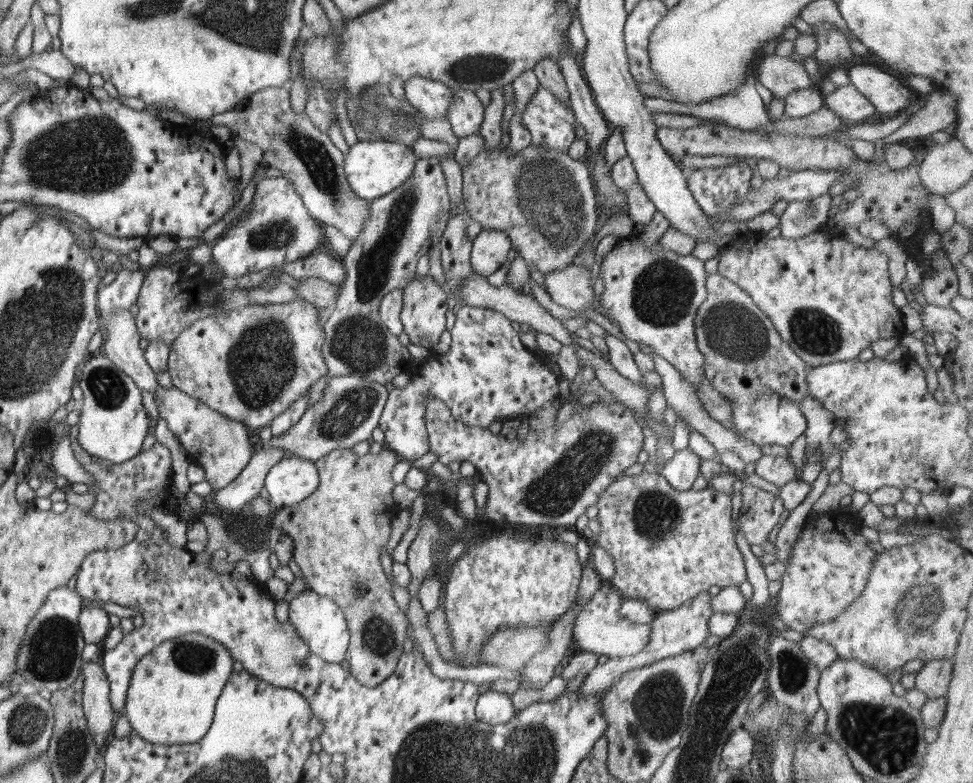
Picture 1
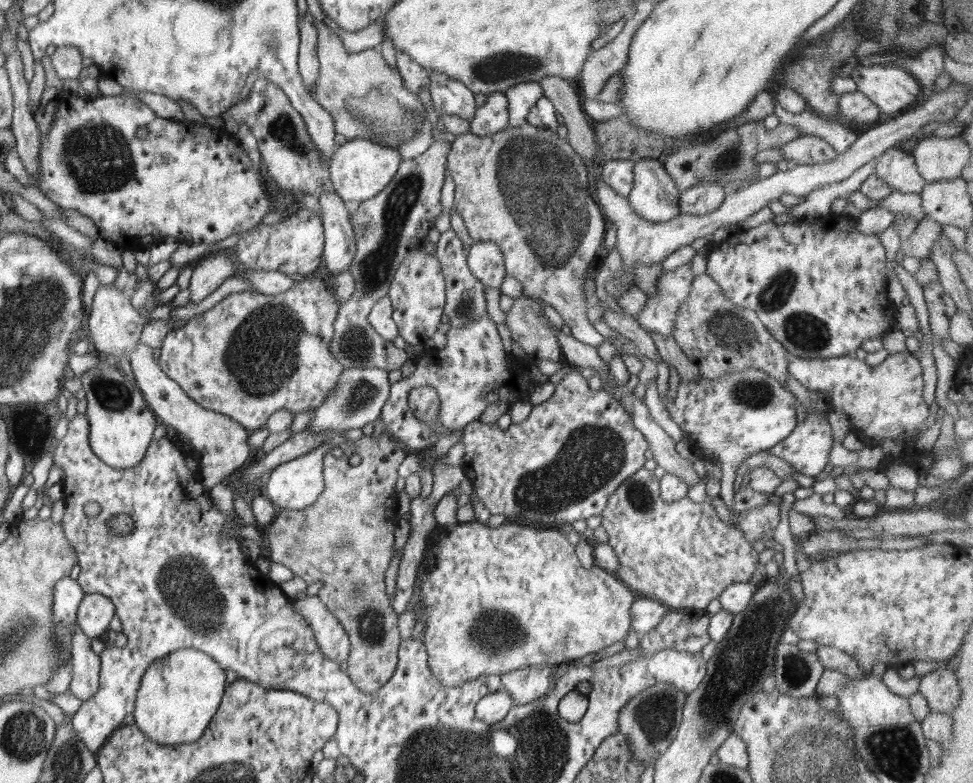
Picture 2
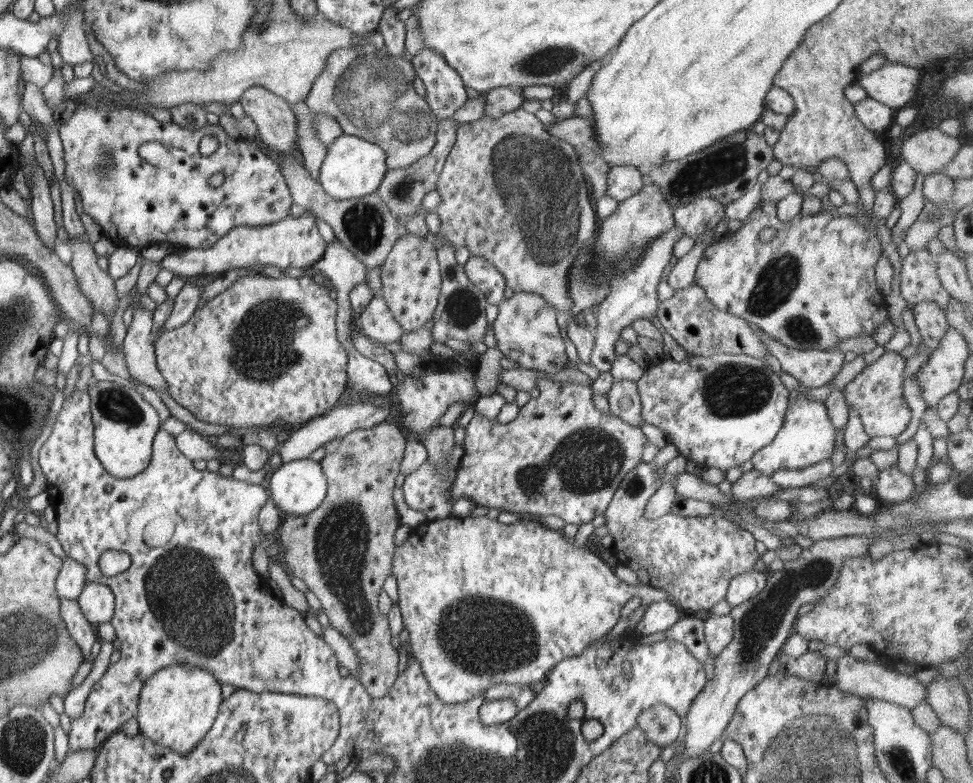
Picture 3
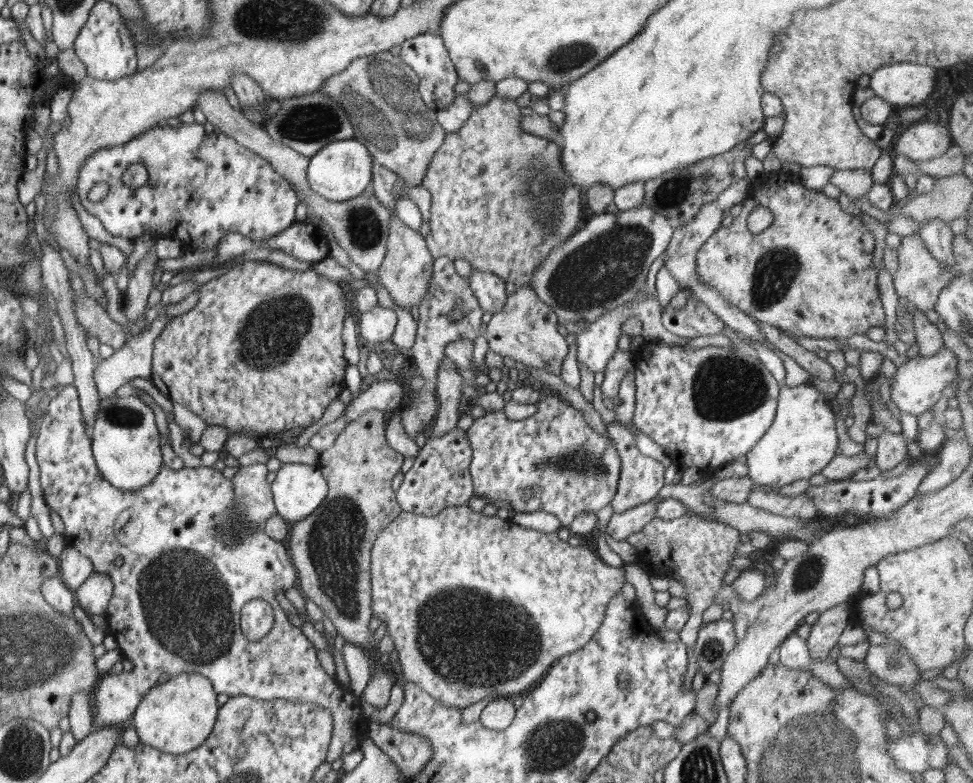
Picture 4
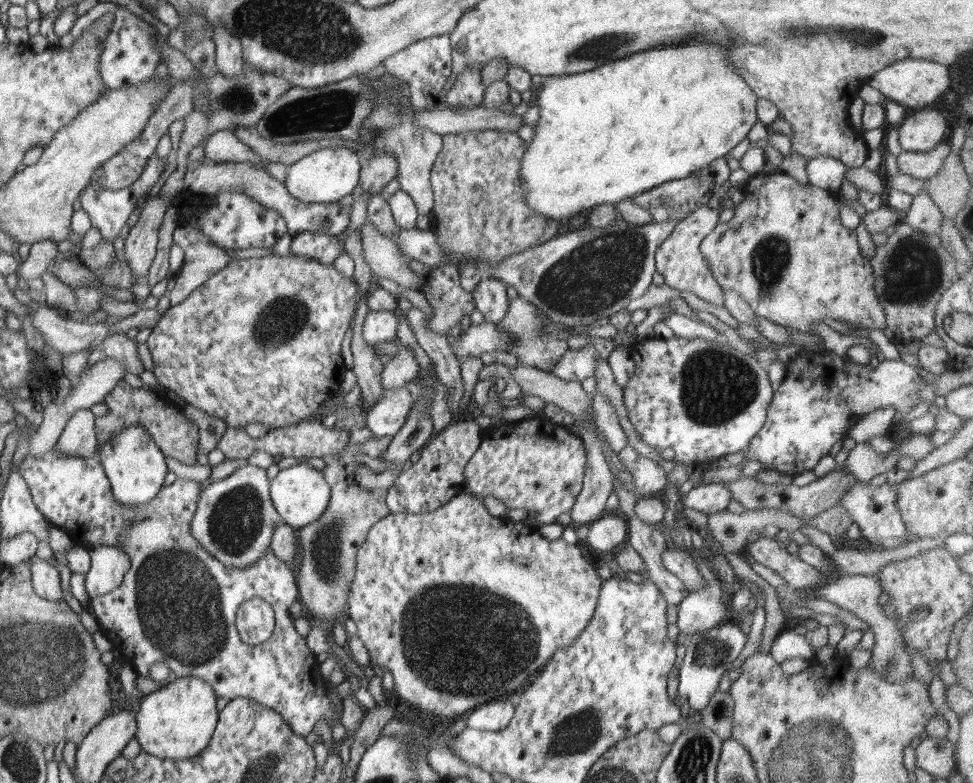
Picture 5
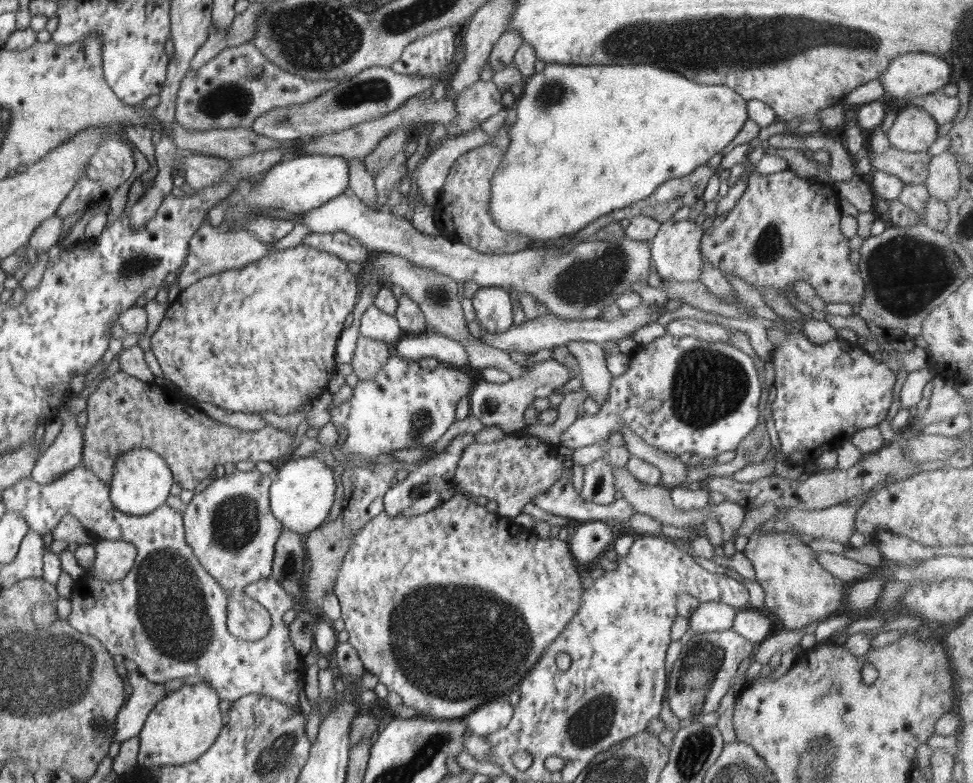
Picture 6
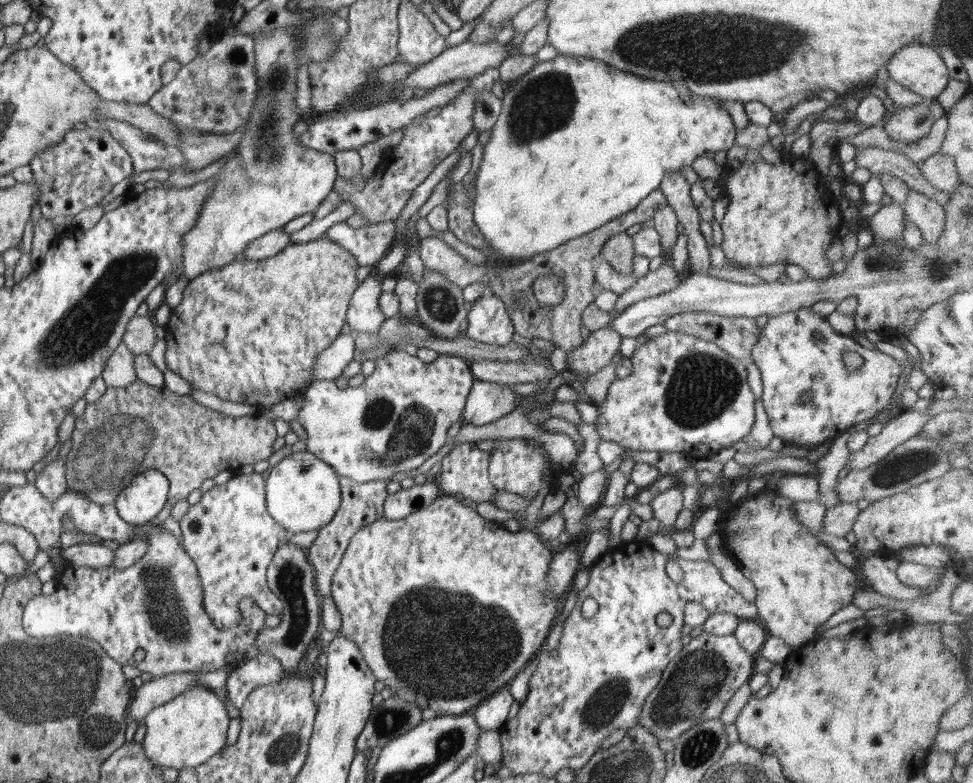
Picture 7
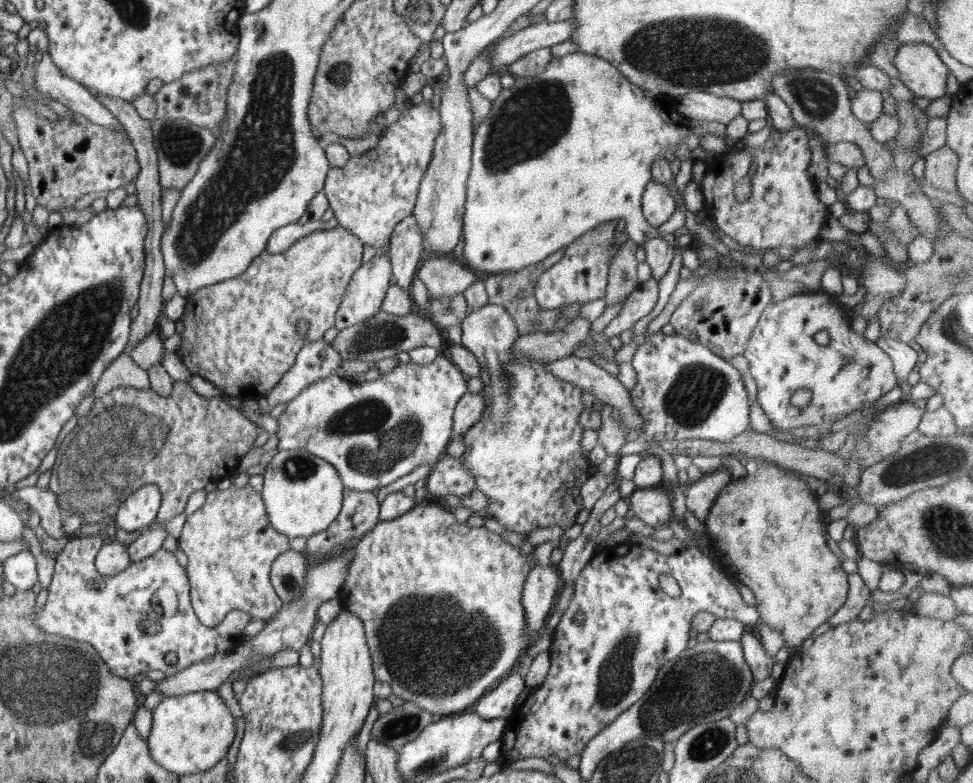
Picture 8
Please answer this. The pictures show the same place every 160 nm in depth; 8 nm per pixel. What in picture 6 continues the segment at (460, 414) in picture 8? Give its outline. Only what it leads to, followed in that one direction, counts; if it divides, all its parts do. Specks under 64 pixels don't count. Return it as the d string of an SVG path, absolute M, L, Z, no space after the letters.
M549 359L528 368L528 373L522 379L510 379L503 384L482 380L468 397L470 416L478 418L484 425L499 425L506 433L519 432L526 426L524 413L532 406L532 402L536 398L548 397L554 389L562 389L572 376L568 366Z

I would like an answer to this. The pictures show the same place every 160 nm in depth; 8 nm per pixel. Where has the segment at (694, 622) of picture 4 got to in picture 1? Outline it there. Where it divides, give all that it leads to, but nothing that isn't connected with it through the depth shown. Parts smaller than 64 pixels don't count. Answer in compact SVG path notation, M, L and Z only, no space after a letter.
M642 472L637 476L624 476L614 481L599 497L597 502L597 519L600 522L600 533L594 537L599 541L599 546L613 558L615 573L610 584L618 590L625 599L639 599L648 601L648 606L656 611L668 611L684 606L686 601L695 597L699 592L708 591L712 586L720 586L721 589L729 586L739 586L747 580L744 555L740 552L734 534L732 532L732 501L730 495L708 486L703 490L688 489L676 490L664 479L664 476Z

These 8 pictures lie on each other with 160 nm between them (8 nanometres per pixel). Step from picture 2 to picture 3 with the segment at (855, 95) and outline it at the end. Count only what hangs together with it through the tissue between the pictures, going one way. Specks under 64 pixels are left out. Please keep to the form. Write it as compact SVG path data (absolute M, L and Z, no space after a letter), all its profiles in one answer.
M870 97L854 103L853 109L860 122L872 133L889 129L896 115L896 110Z

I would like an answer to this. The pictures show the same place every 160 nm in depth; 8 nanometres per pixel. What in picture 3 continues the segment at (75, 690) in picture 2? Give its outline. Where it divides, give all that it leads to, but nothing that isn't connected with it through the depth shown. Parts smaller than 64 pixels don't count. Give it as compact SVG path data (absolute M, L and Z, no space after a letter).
M60 595L58 602L61 602L61 617L64 619L69 633L74 642L81 647L81 653L88 656L92 645L99 639L95 627L86 620L77 601L61 598Z

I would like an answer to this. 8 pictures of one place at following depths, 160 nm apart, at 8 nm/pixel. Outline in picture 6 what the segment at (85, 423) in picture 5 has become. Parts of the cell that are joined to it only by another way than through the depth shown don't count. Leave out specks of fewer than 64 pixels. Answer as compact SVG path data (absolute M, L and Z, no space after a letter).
M62 406L62 429L57 438L52 442L48 449L39 456L34 469L32 469L31 475L33 479L38 483L49 483L59 476L66 474L66 472L72 471L77 465L81 465L84 462L84 435L83 428L78 425L77 414L74 414L70 410L69 406Z

